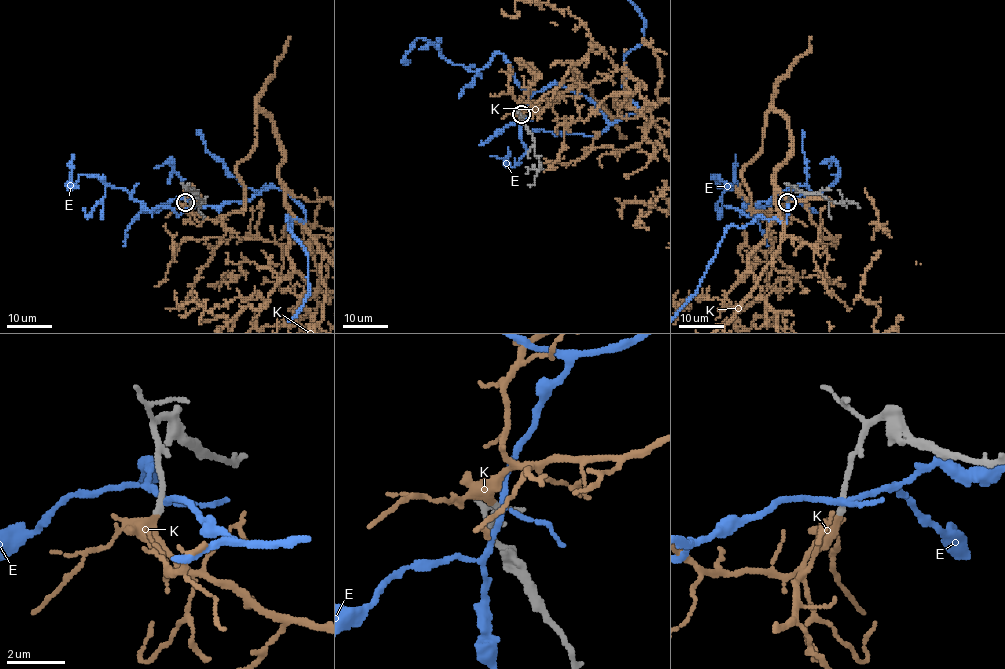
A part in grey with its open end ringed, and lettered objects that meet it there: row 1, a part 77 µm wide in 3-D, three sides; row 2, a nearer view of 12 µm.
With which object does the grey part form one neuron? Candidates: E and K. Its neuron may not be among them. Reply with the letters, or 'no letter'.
K

